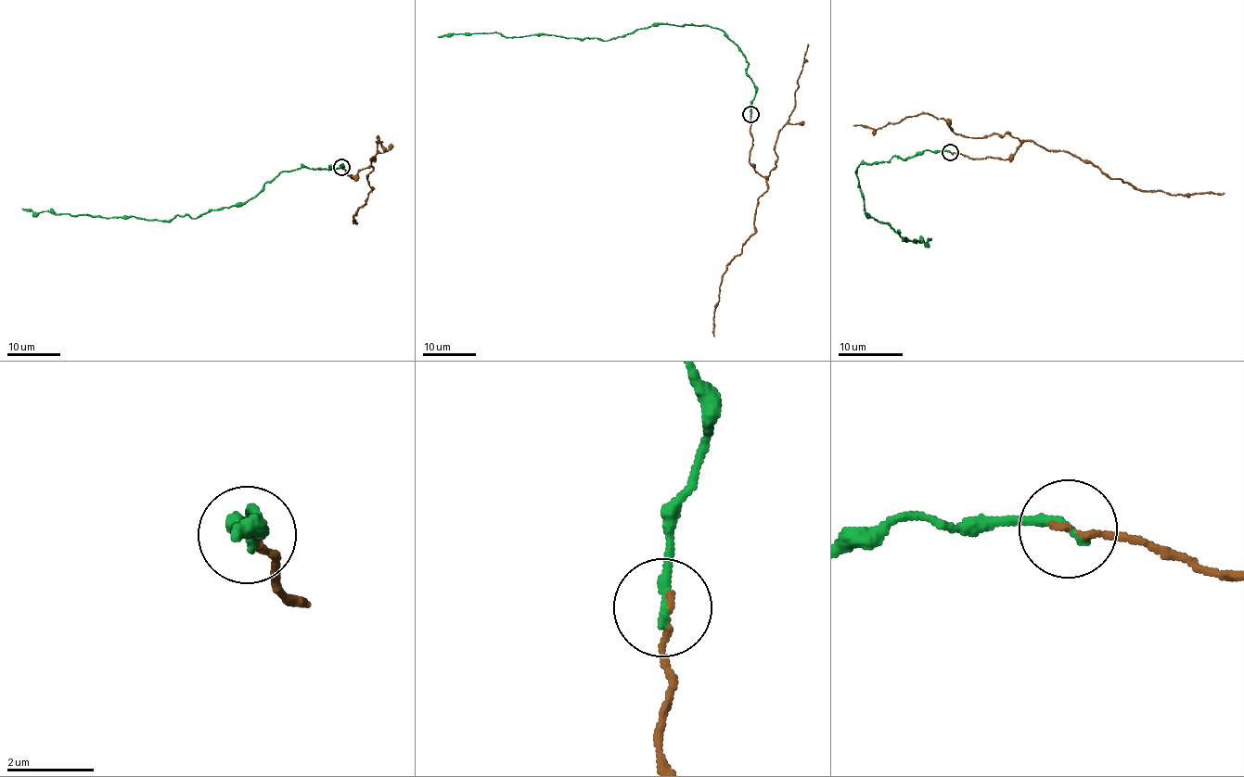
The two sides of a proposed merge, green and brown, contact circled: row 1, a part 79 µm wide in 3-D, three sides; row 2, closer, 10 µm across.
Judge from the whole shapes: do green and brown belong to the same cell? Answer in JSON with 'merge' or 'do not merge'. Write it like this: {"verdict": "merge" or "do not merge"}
{"verdict": "merge"}

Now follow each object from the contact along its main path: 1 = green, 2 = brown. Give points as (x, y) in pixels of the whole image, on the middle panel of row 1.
1: (750, 113), (755, 89), (747, 73), (746, 57), (716, 28), (661, 24), (608, 40), (489, 32), (437, 36)
2: (751, 113), (749, 162), (766, 179), (767, 188), (758, 199), (754, 234), (721, 281), (714, 336)

